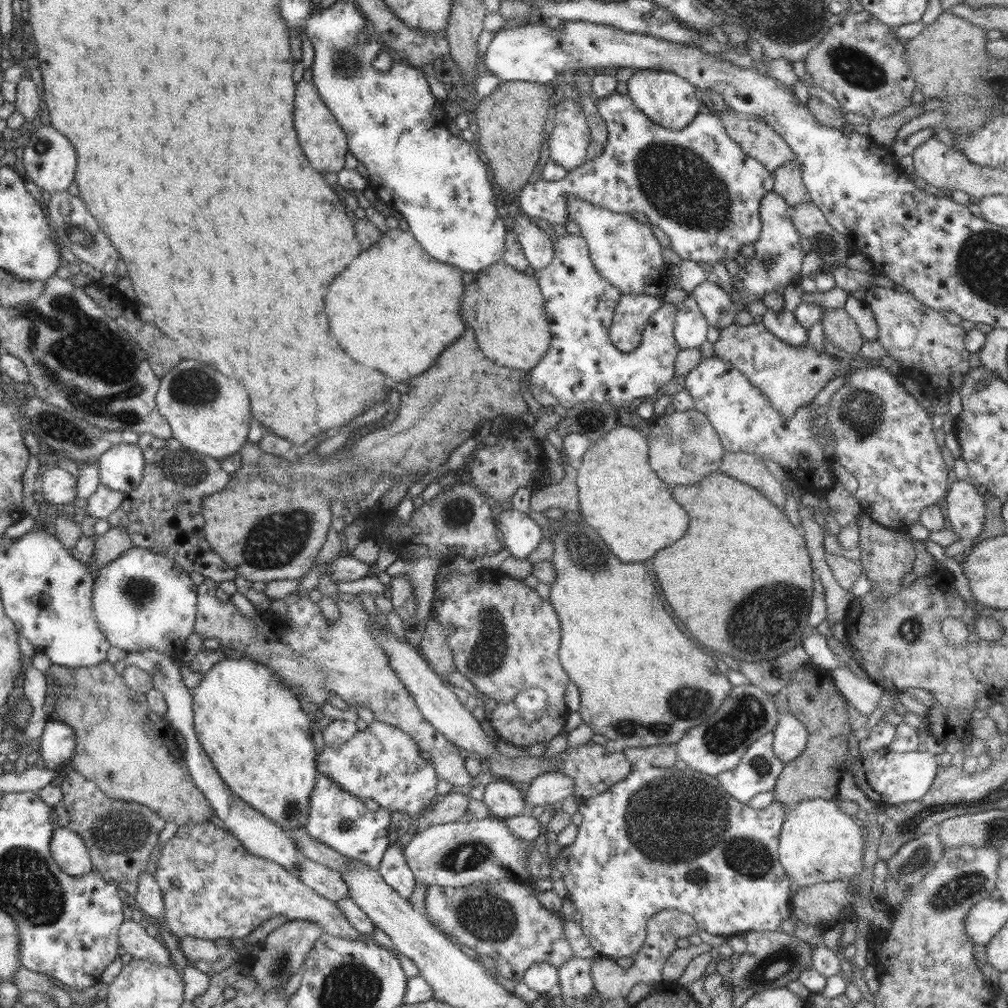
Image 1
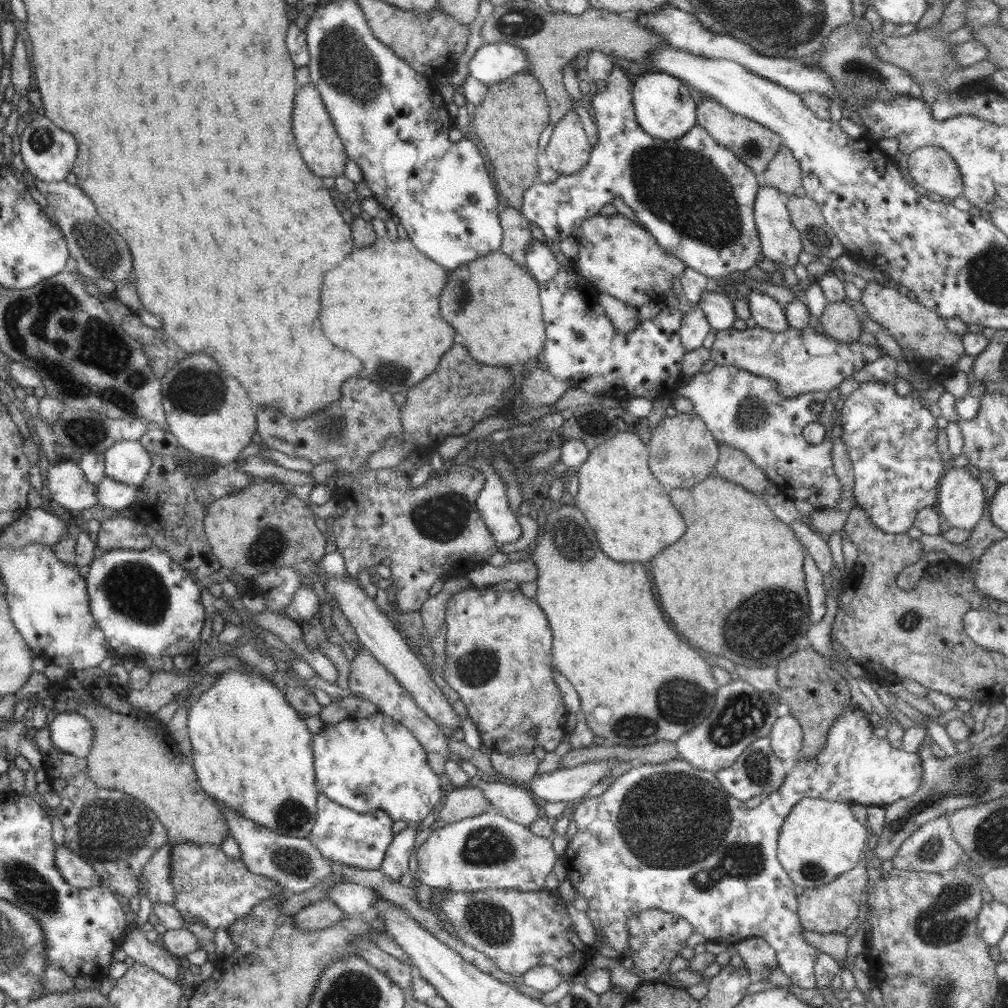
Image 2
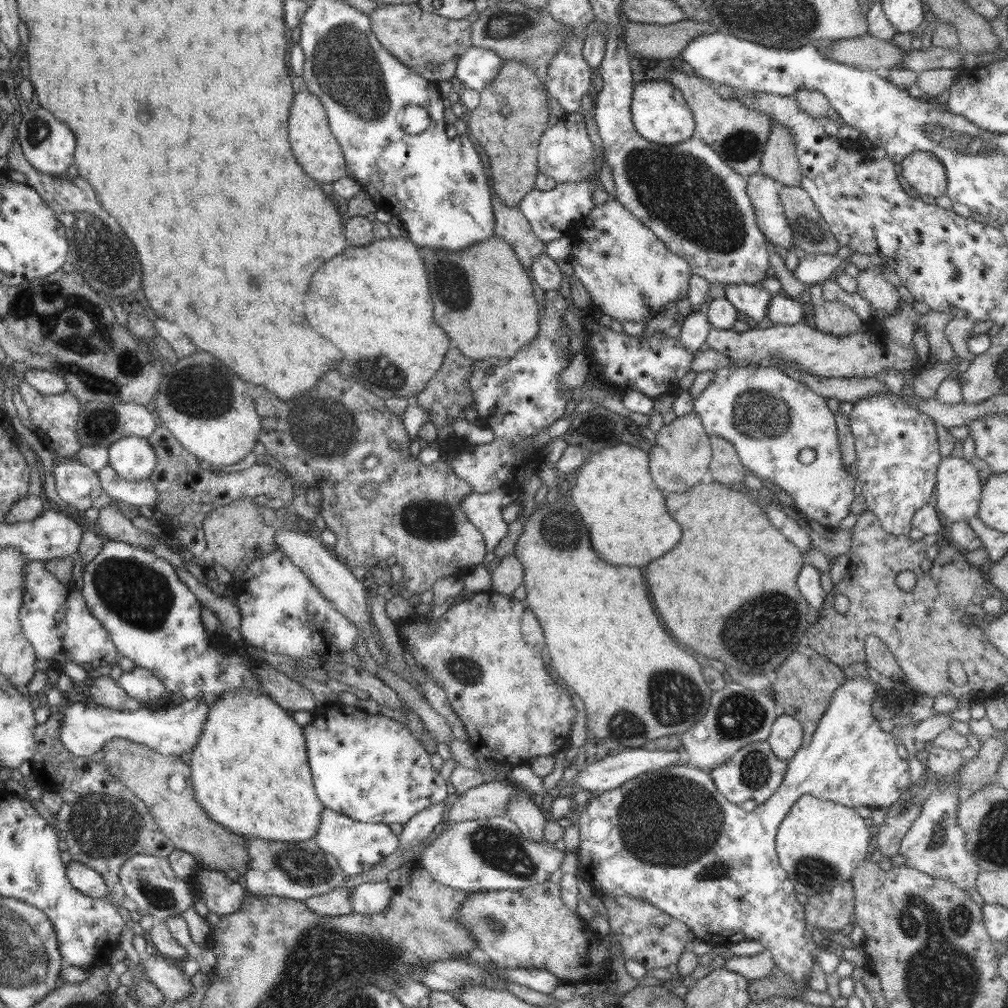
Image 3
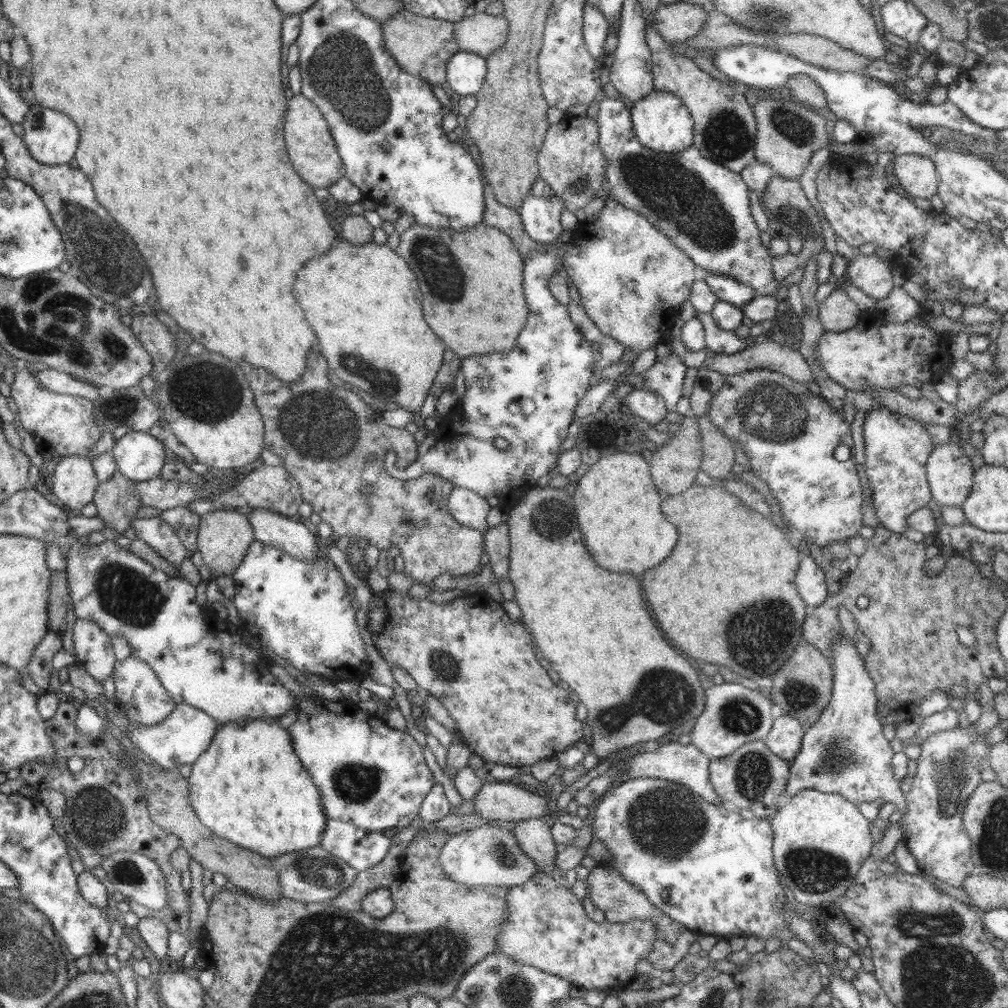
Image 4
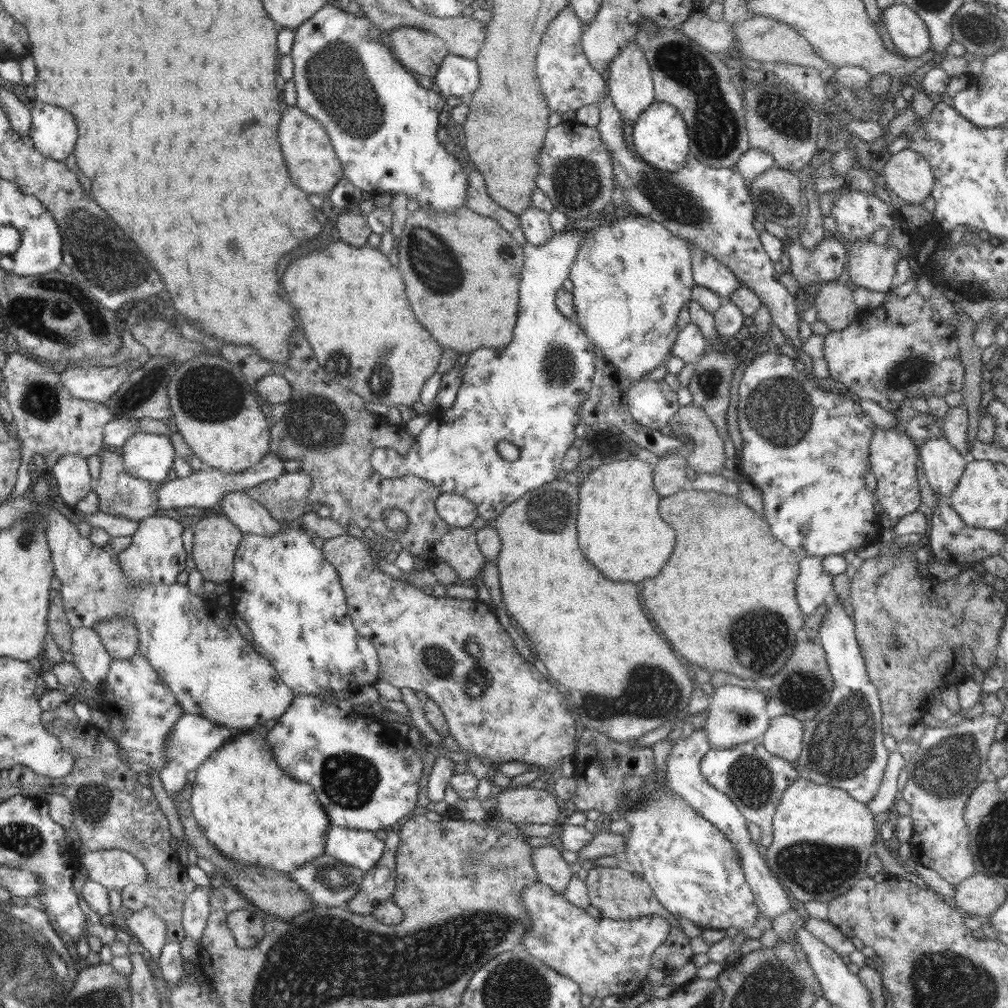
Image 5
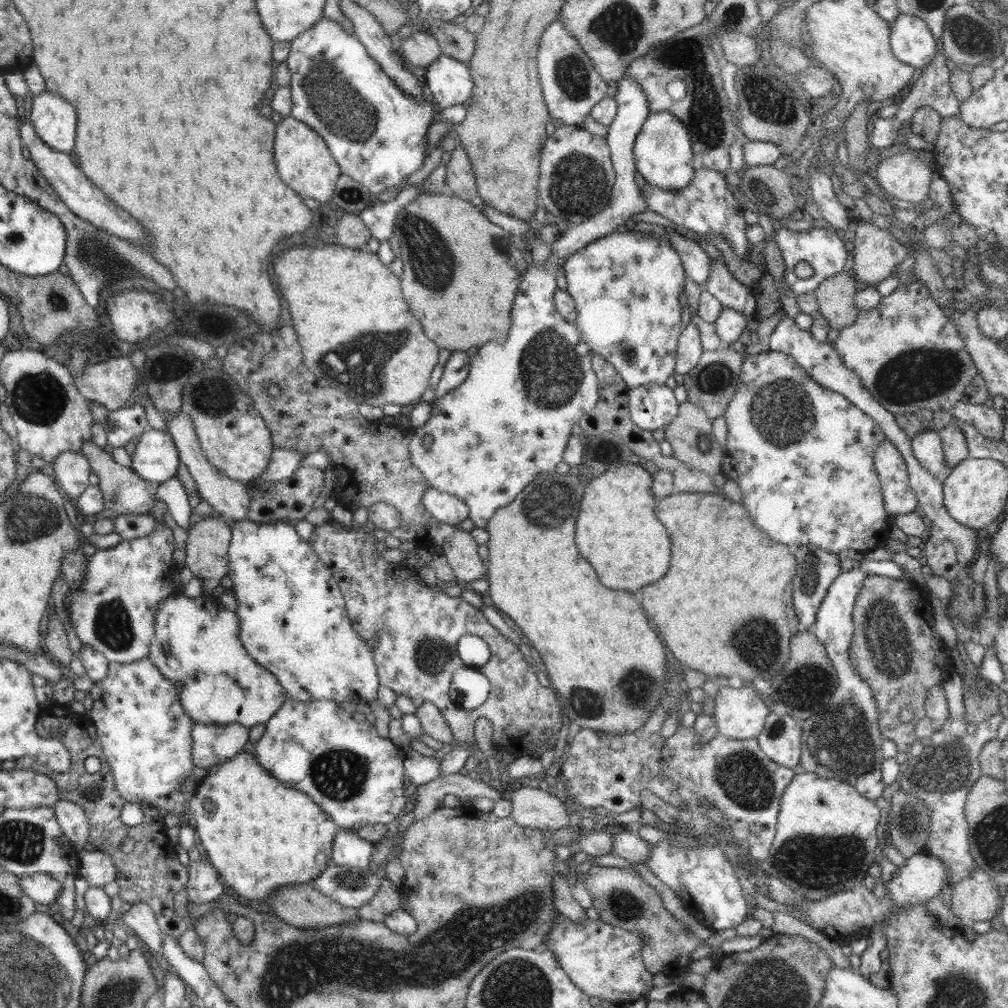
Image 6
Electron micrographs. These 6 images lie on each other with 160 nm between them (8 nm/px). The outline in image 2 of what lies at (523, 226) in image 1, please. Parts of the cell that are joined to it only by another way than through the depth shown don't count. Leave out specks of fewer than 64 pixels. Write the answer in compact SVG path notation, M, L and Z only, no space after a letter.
M531 238L527 246L524 267L539 284L542 284L556 276L559 264L548 245Z

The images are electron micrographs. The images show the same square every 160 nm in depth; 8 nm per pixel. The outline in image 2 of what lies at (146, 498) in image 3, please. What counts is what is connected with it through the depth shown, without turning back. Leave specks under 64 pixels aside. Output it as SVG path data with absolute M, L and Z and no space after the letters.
M106 476L97 486L98 503L117 511L130 507L131 503L139 499L139 493L139 487L130 486Z

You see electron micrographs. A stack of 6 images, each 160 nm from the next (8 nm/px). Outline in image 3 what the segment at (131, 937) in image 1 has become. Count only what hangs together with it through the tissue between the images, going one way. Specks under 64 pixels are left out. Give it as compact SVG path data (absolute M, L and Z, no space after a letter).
M145 953L141 963L145 967L147 978L161 990L165 1000L172 1003L182 1002L192 993L191 977L172 965L166 956Z

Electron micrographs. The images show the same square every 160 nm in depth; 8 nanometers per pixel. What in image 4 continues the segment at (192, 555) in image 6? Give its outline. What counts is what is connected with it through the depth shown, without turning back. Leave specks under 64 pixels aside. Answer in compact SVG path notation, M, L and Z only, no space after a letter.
M226 508L202 515L197 535L197 549L204 564L210 567L211 579L214 579L213 576L217 574L232 576L254 539L254 533L245 510Z

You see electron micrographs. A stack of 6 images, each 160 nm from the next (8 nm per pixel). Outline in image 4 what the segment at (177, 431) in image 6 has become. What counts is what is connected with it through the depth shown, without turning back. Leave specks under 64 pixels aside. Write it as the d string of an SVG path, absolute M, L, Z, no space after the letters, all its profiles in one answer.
M263 508L246 509L245 512L256 540L307 561L324 557L316 545L316 534L306 521Z

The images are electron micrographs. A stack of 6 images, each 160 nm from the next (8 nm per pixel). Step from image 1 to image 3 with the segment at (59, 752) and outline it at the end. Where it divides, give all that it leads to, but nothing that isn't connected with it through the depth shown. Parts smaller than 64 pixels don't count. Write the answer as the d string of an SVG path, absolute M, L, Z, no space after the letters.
M89 699L86 703L68 704L63 711L60 736L66 750L80 759L98 753L106 742L116 737L150 746L154 753L181 757L184 753L192 753L197 746L208 711L209 706L202 699L185 700L176 707L157 710L142 707L135 711L112 710Z

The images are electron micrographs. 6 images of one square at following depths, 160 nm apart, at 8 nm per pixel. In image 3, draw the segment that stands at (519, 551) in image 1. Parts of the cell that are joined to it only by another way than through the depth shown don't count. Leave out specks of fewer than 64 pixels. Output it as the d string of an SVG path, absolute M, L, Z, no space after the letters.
M493 490L486 494L472 491L461 502L468 520L483 534L487 552L494 551L508 532L508 523L502 519L502 508L512 504L518 493L506 494L505 490Z

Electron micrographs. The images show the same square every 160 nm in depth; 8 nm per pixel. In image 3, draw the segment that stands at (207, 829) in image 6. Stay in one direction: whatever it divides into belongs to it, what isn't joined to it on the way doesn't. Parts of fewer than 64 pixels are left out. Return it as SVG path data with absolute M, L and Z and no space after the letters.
M228 691L209 706L190 766L195 799L218 824L240 837L280 842L314 839L324 809L316 794L303 727L278 703L260 691Z

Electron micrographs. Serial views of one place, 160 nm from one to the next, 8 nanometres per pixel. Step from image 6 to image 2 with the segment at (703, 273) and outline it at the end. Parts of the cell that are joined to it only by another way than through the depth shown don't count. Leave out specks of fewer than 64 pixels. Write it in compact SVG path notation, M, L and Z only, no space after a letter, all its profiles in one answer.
M753 290L746 297L751 317L756 320L756 324L766 330L782 332L790 326L786 320L786 315L782 306L774 298Z

